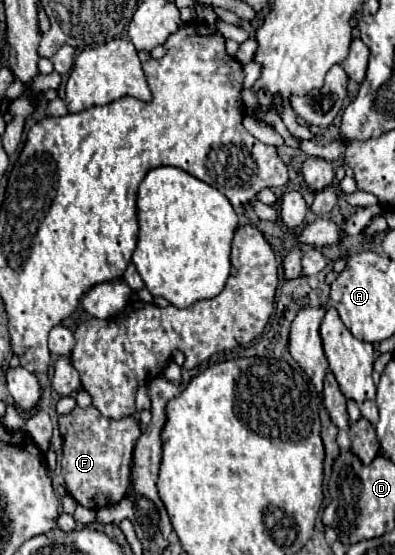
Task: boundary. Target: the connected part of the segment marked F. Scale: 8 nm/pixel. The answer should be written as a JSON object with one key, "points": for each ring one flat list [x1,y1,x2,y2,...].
{"points":[[90,405,86,409,76,407,70,415,58,417,58,425,64,435,60,465,66,491,80,505,90,509,100,509,118,503,128,491,132,449,140,437,138,423,132,417,124,417,120,421,106,419,96,407]]}

